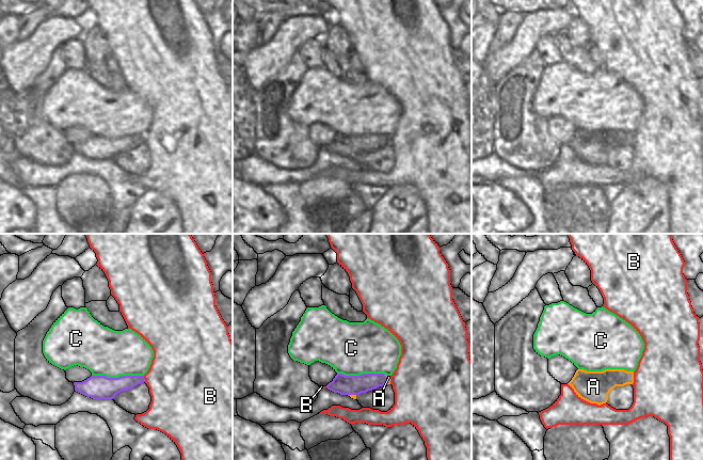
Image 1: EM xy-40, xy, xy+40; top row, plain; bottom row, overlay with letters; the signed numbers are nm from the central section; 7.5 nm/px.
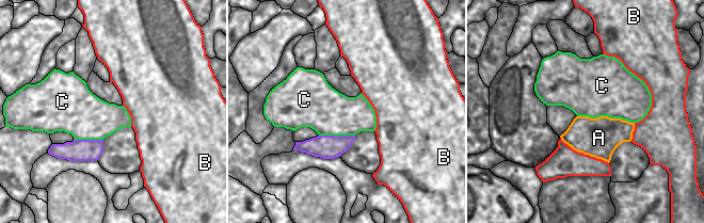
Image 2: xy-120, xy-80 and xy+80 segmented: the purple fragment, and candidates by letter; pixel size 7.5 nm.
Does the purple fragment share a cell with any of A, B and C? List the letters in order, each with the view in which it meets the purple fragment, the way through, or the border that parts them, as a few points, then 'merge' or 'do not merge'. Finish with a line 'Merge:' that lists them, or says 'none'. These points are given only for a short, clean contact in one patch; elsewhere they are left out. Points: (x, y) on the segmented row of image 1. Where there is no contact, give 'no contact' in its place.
A: meets purple in xy; border along xy (384, 375), (387, 379), (385, 384); do not merge
B: meets purple in xy-40; do not merge
C: meets purple in xy-40; do not merge
Merge: none

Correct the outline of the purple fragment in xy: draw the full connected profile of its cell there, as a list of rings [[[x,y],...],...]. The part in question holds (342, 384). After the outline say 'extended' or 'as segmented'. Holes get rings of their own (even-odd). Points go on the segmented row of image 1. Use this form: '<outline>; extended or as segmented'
[[[337,374],[325,387],[340,395],[360,395],[384,386],[388,379],[384,374],[362,374],[360,376],[345,376]]]; as segmented

